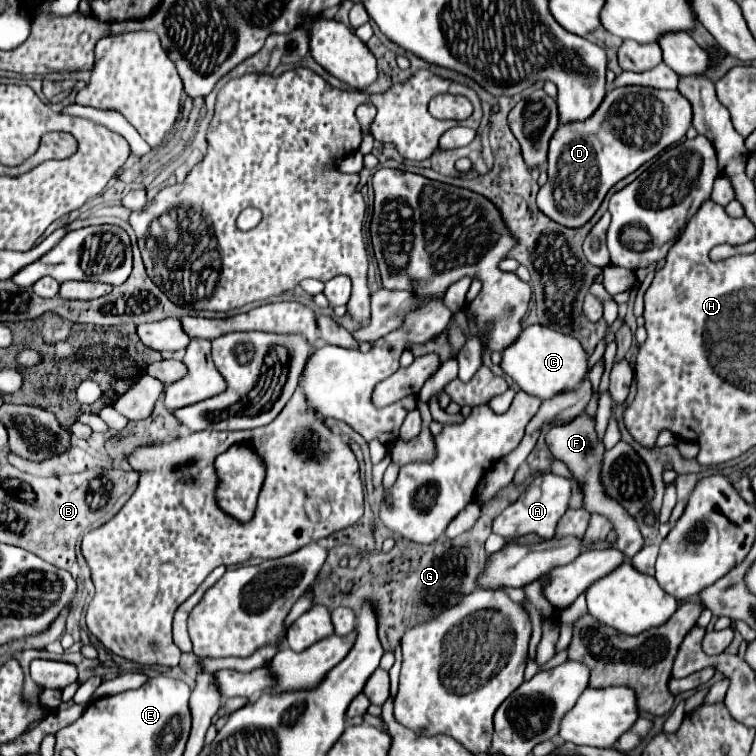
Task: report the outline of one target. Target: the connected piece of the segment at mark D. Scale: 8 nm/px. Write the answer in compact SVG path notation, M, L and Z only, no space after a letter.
M618 87L608 91L600 109L588 121L572 121L572 125L556 129L548 151L548 183L538 191L540 211L566 227L584 225L612 185L668 145L678 143L690 125L692 107L680 91L652 87Z

